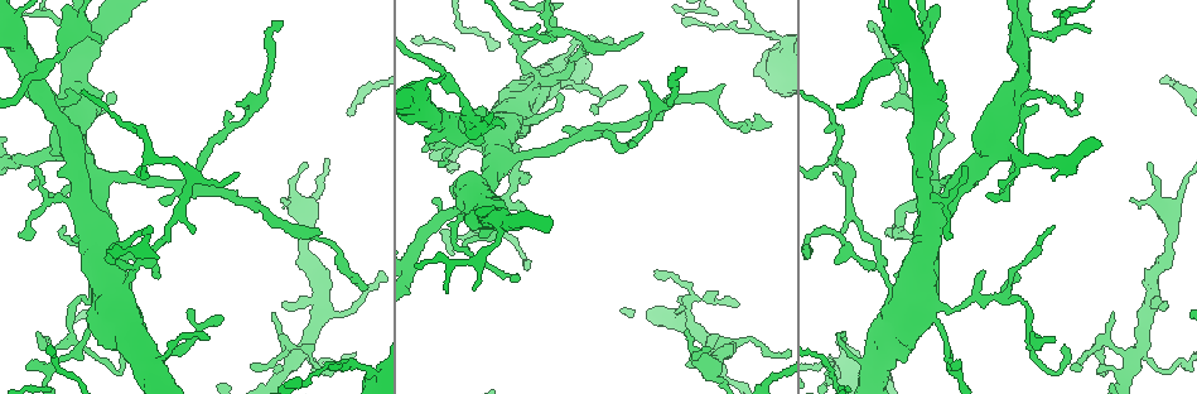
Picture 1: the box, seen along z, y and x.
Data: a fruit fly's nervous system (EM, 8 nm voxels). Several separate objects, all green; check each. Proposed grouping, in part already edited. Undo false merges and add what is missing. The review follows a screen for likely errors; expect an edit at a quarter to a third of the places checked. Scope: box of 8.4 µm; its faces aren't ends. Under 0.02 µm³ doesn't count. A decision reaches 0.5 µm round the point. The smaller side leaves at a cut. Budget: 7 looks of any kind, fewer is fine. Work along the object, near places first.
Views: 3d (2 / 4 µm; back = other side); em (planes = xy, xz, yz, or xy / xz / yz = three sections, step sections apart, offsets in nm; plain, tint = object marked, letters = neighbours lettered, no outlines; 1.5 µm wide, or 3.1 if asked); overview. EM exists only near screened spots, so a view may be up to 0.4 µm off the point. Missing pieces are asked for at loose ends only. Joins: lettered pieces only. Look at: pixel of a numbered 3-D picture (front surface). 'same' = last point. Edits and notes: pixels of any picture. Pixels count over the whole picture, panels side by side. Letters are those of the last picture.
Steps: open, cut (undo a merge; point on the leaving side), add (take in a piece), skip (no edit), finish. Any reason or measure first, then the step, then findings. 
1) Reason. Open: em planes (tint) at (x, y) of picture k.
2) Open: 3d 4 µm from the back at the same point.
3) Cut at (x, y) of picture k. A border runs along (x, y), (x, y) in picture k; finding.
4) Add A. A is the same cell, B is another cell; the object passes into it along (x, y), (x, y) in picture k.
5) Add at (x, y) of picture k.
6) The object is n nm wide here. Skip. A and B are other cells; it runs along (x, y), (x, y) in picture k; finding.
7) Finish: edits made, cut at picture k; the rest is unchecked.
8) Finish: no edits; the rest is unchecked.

Free end. Open: 3d 2 µm at (158, 277) of picture 1.

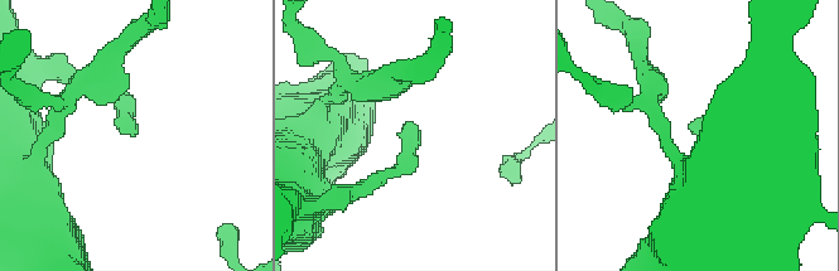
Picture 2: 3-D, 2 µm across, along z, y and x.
Open: em planes (letters) at (133, 125) of picture 2.

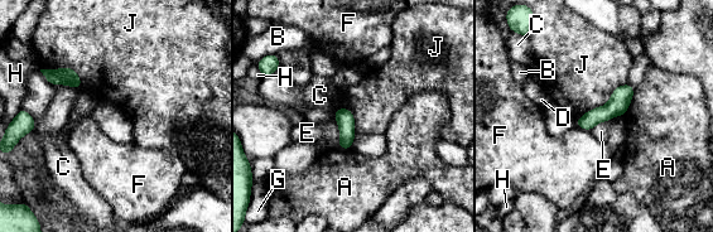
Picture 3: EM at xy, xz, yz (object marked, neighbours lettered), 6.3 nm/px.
Skip. A, B, C, D, E, F, G, H and J are other cells; it runs along (630, 90), (608, 111), (578, 122) in picture 3; no lettered piece goes on from it.

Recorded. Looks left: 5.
Thin end. Open: 3d 4 µm at (502, 123) of picture 1.

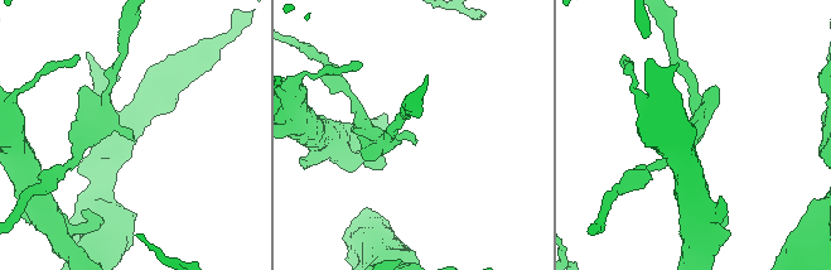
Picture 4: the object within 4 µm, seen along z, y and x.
Open: em planes (letters) at (416, 141) of picture 4.

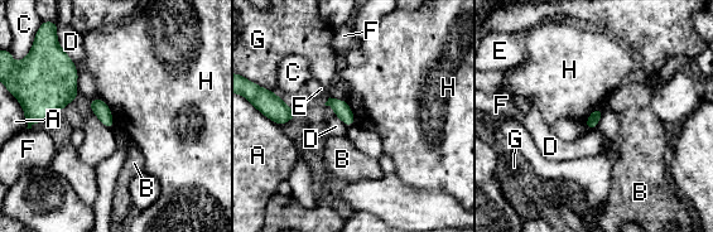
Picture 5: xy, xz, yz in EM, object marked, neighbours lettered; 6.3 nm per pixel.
Skip. A, B, C, D, E, F, G and H are other cells; a border runs along (99, 97), (109, 107), (115, 126) in picture 5; none of them fits.

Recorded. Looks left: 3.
Thin end. Open: 3d 2 µm at (710, 349) of picture 1.

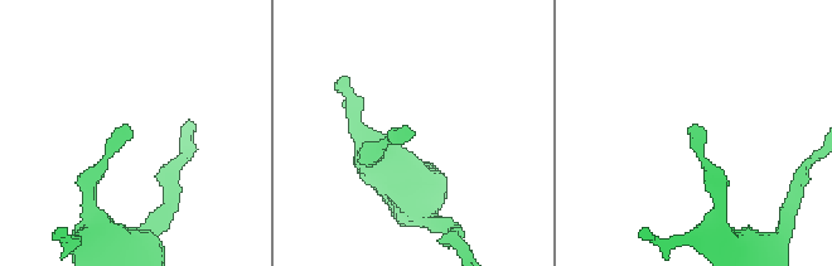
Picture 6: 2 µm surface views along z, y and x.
Open: em planes (tint) at (410, 134) of picture 6.

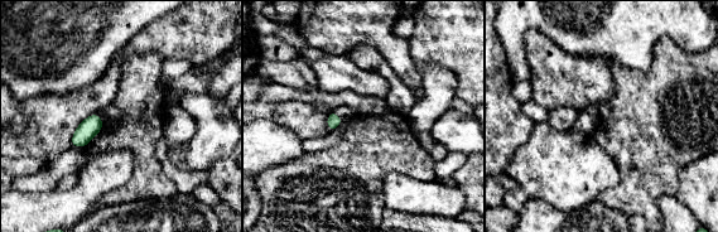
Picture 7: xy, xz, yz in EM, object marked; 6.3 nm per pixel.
What lies round it. Open: em planes (letters) at the same point.

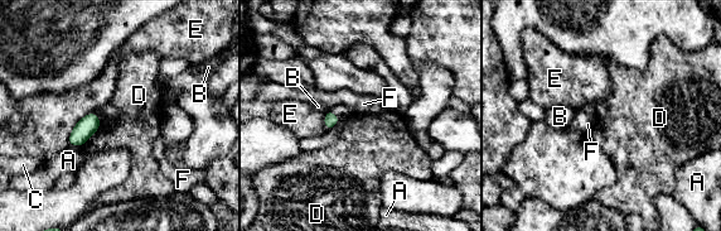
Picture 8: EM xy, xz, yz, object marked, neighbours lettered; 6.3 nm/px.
The object is 90 nm wide here. Skip. A, B, C, D, E and F are other cells; a border runs along (101, 123), (93, 133) in picture 8; none of them fits.

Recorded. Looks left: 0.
Finish: no edits; the rest is unchecked.

